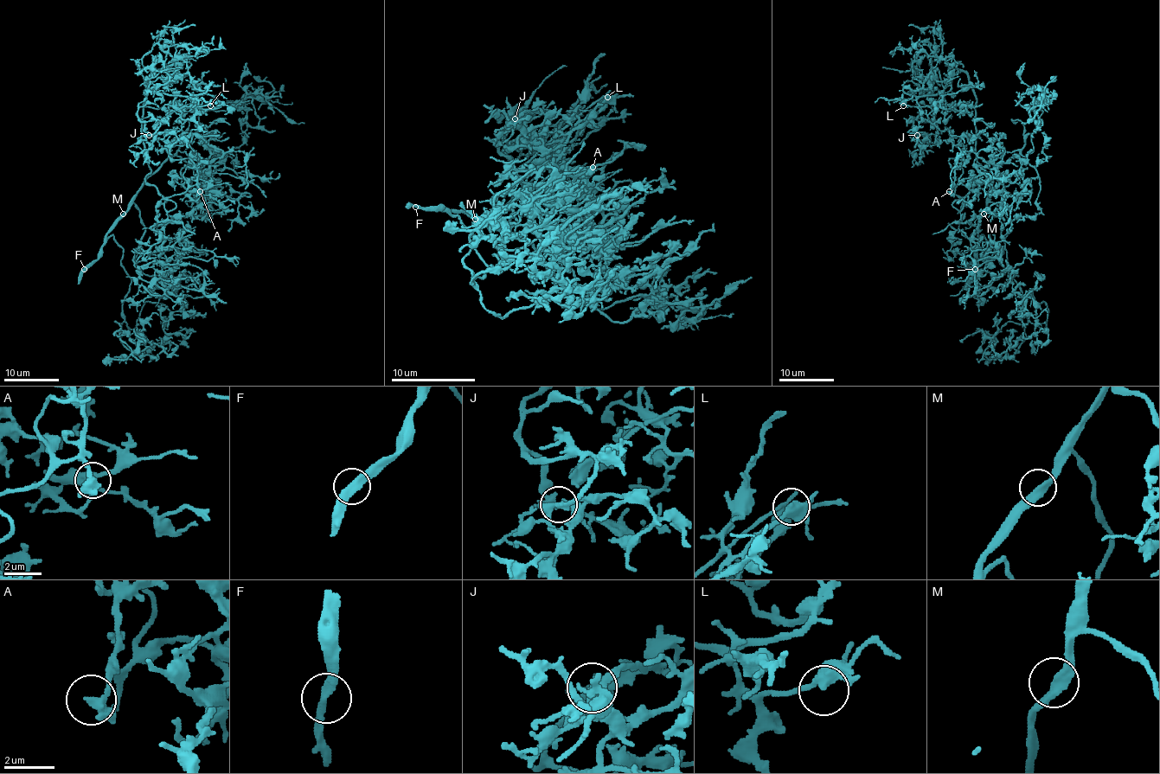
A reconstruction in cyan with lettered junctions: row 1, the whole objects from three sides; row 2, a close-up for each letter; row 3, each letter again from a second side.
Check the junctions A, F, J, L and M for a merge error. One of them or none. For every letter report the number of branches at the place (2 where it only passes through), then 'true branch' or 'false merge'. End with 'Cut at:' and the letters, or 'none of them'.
A: 2 | true branch
F: 2 | true branch
J: 2 | true branch
L: 2 | true branch
M: 2 | true branch
Cut at: none of them

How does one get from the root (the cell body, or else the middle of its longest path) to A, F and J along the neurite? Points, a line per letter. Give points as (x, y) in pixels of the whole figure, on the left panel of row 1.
A: (135, 195), (144, 177), (164, 197), (185, 193), (192, 186), (196, 186), (200, 191)
F: (135, 195), (128, 211), (107, 234), (100, 255), (84, 269)
J: (135, 195), (150, 170), (142, 108), (153, 71), (137, 108), (149, 135)

